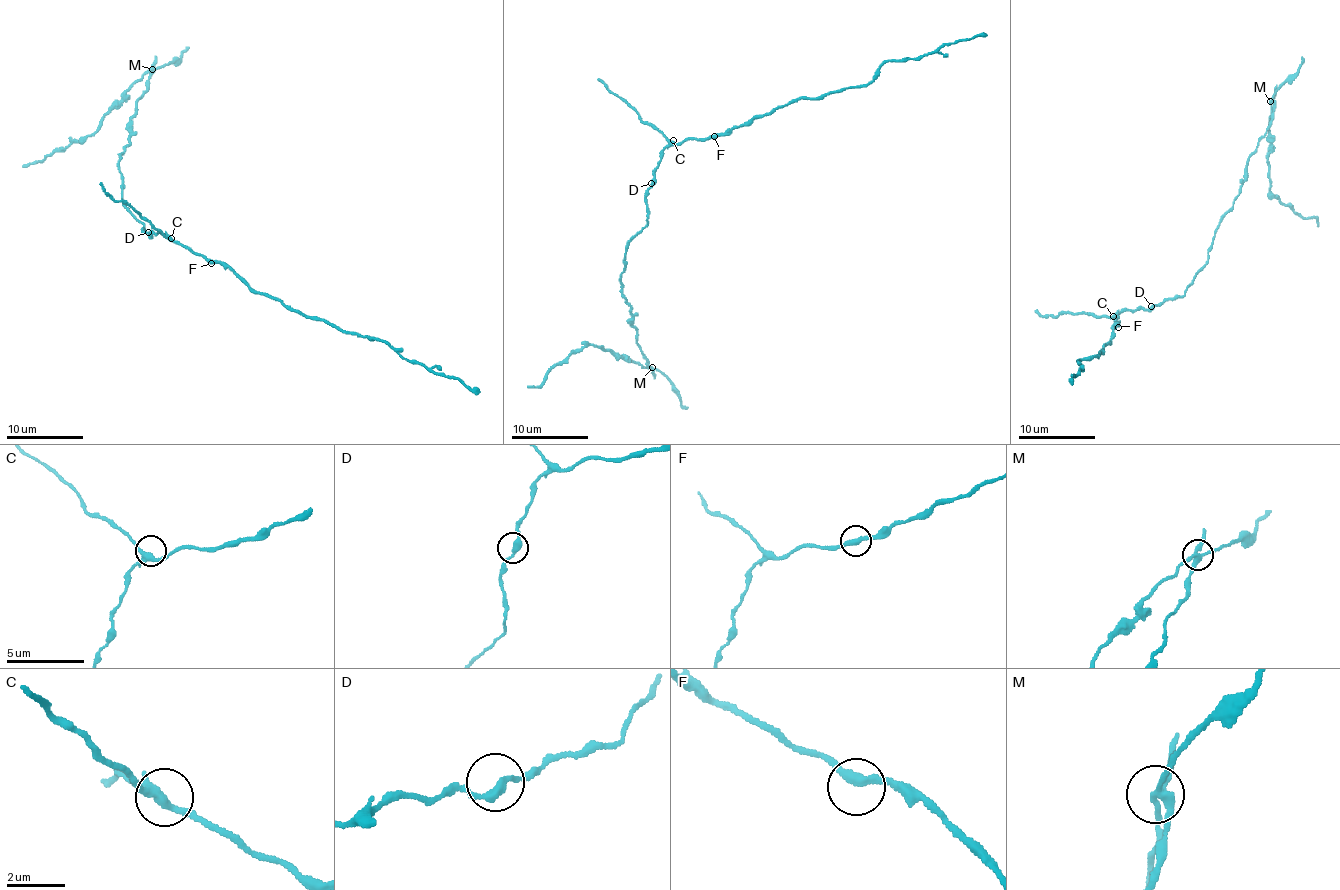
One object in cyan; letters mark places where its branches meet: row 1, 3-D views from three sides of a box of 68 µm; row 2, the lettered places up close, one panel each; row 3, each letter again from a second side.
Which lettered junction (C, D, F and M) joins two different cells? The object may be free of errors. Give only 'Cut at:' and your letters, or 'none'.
Cut at: M

